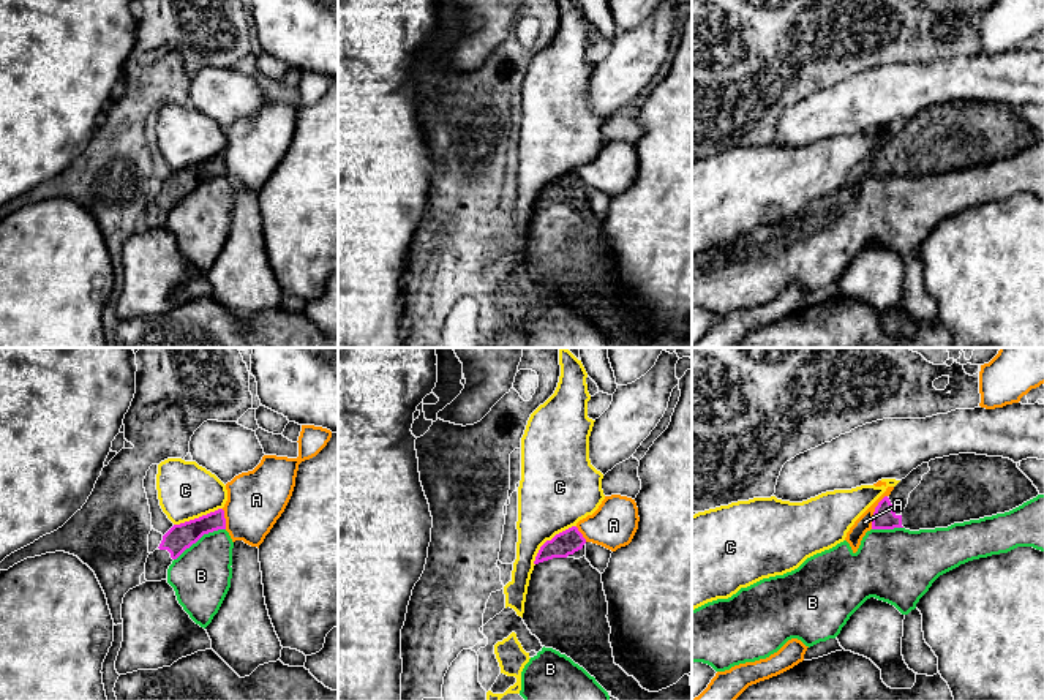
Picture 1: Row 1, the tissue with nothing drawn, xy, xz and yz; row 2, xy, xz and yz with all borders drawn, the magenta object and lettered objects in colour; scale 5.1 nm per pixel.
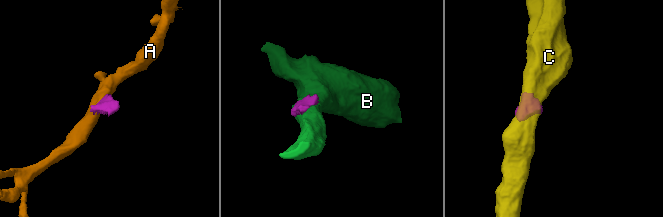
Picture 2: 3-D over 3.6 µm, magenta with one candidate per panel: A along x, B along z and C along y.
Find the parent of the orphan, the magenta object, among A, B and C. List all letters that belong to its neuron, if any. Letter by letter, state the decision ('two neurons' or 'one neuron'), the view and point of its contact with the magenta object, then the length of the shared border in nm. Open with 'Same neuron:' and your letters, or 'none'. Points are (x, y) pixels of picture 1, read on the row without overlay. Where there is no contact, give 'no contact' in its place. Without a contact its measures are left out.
Same neuron: none
A: two neurons; contact yz (874, 158); length 190 nm
B: two neurons; contact xy (199, 184); length 300 nm
C: two neurons; contact xz (552, 185); length 300 nm

